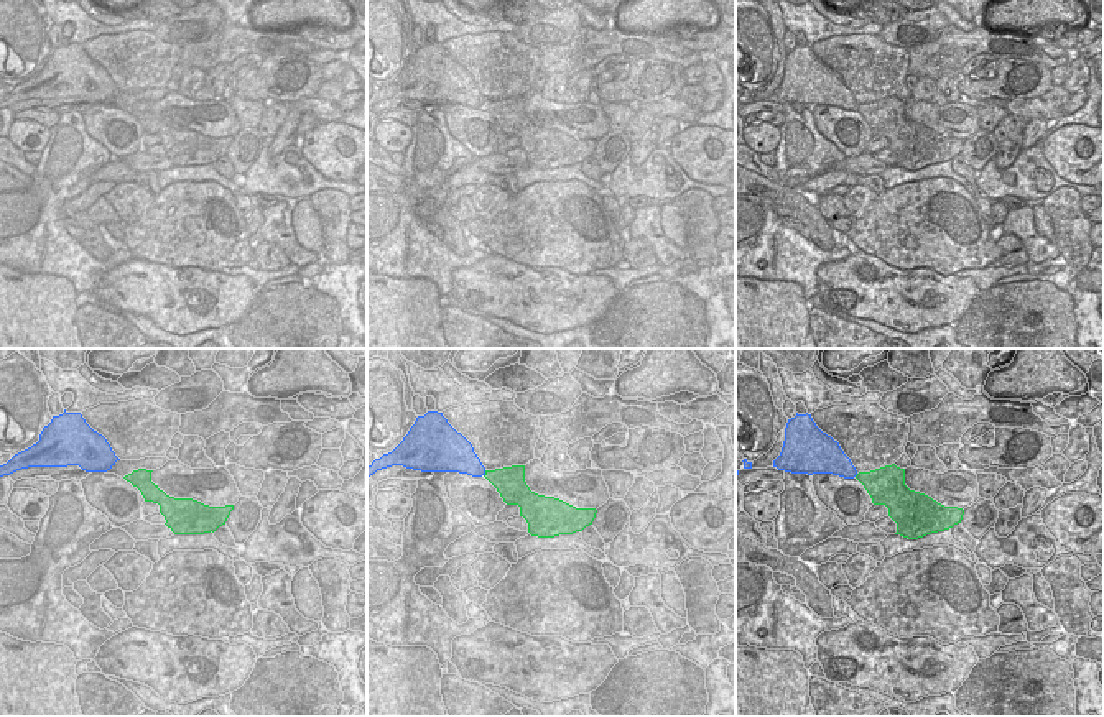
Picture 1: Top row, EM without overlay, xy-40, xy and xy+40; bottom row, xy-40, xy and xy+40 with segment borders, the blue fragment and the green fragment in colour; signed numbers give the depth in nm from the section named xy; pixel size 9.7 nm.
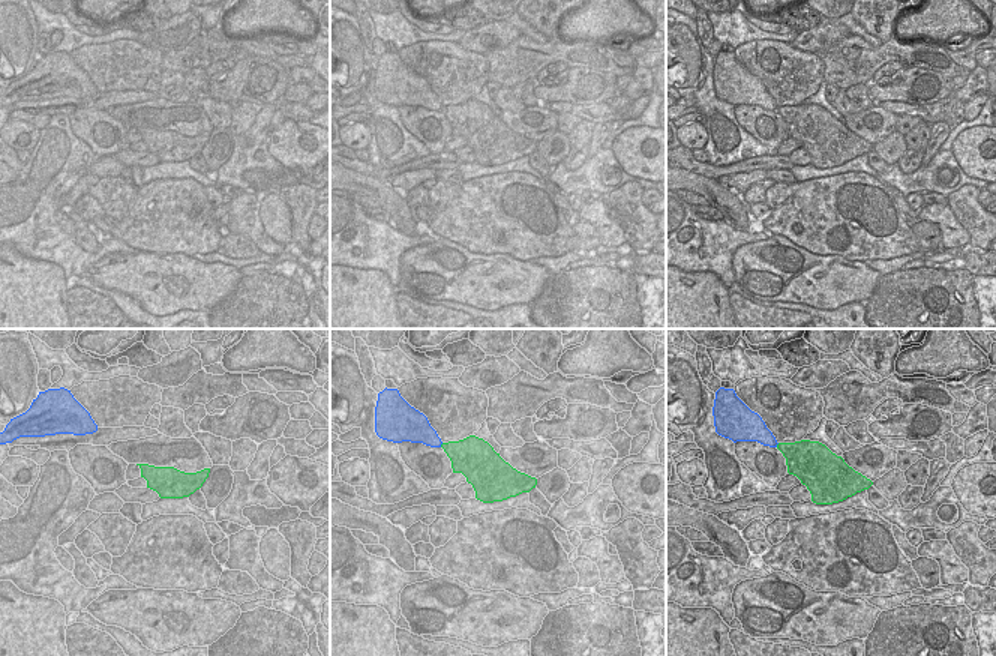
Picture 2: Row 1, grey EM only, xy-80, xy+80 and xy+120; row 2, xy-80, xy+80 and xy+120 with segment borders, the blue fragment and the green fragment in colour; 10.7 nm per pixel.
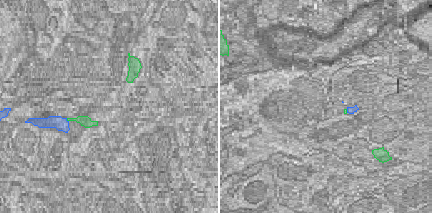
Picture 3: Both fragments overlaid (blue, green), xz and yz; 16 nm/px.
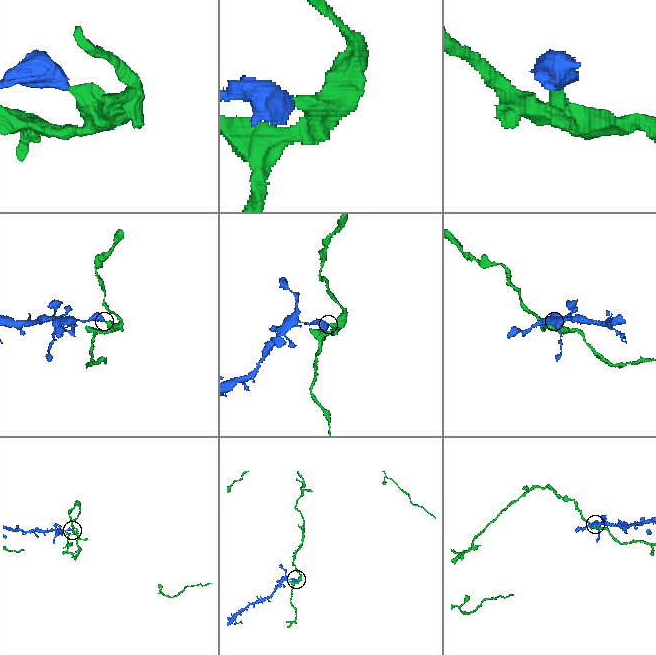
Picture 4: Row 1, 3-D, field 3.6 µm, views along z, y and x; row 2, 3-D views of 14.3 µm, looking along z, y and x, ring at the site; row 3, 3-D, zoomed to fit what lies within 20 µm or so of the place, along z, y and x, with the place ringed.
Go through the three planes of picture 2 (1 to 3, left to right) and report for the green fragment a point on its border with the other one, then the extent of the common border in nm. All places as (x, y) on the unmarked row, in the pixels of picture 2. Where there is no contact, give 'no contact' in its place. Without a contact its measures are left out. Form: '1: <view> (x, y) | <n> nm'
1: no contact
2: xy+80 (441, 107) | 60 nm
3: xy+120 (777, 107) | 60 nm

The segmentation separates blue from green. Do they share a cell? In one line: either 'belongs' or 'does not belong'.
does not belong

